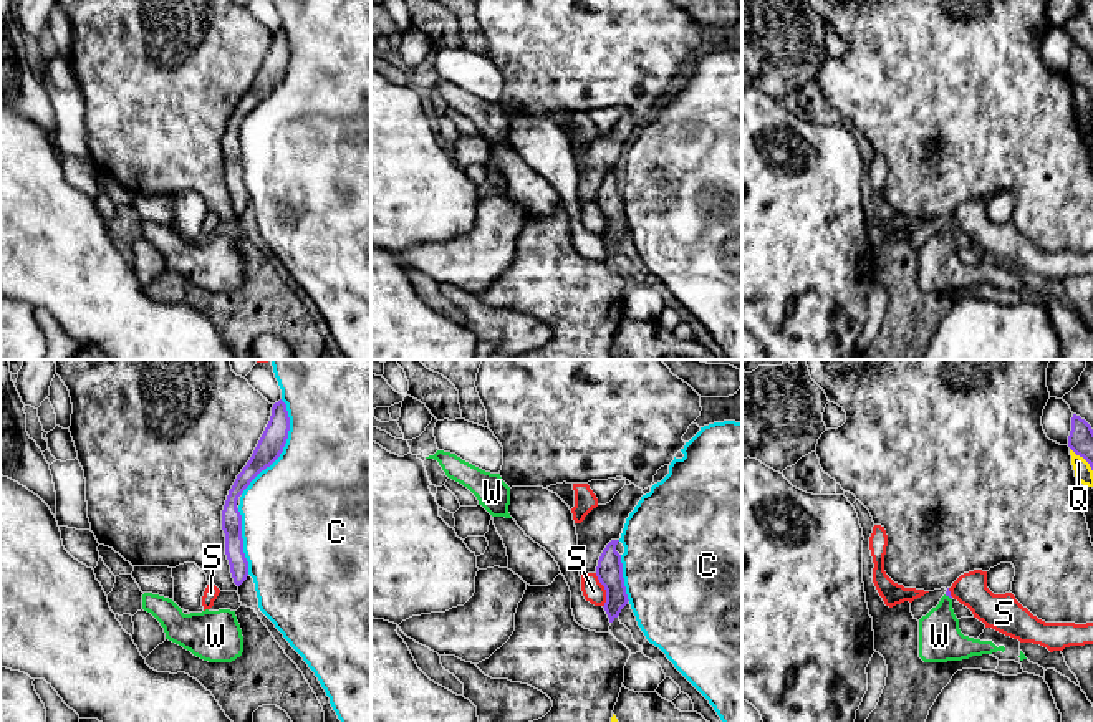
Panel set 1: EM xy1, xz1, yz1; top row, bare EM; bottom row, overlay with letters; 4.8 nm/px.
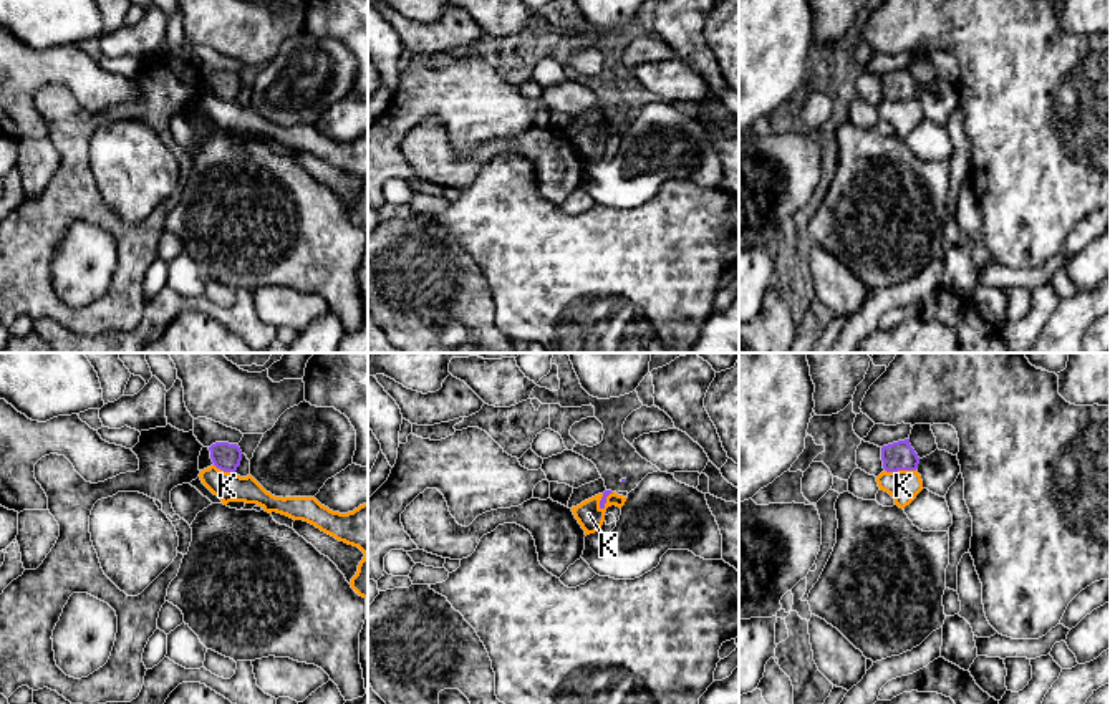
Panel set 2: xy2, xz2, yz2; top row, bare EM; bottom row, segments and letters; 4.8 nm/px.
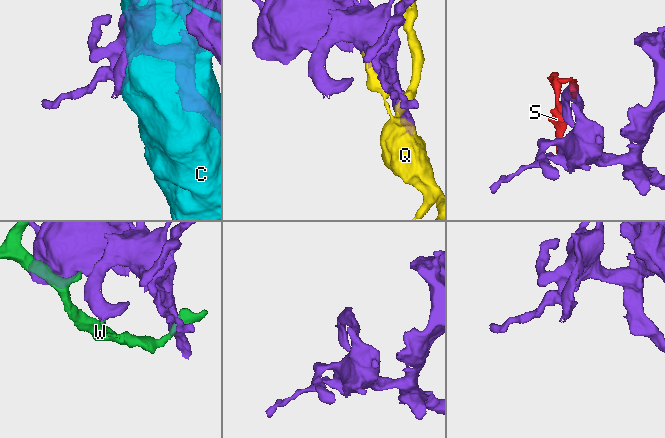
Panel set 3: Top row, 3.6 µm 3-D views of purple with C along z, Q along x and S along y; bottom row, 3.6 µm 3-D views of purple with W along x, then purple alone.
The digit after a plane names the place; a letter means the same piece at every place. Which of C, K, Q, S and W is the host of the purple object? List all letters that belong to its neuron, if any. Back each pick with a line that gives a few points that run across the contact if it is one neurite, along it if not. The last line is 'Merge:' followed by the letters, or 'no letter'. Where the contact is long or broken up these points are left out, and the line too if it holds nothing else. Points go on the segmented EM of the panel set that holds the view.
W: yz1 (948, 593), (948, 595), (939, 636)
Merge: W

